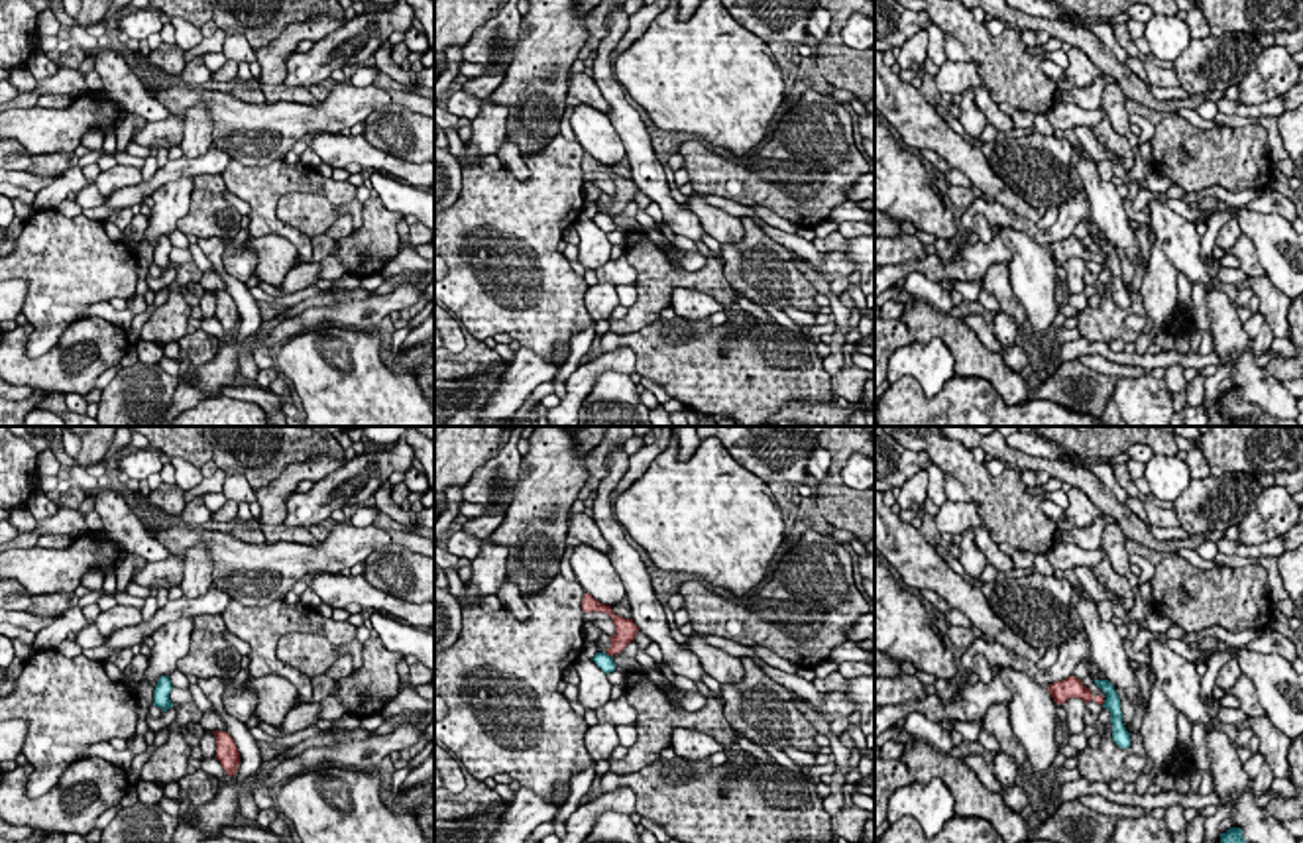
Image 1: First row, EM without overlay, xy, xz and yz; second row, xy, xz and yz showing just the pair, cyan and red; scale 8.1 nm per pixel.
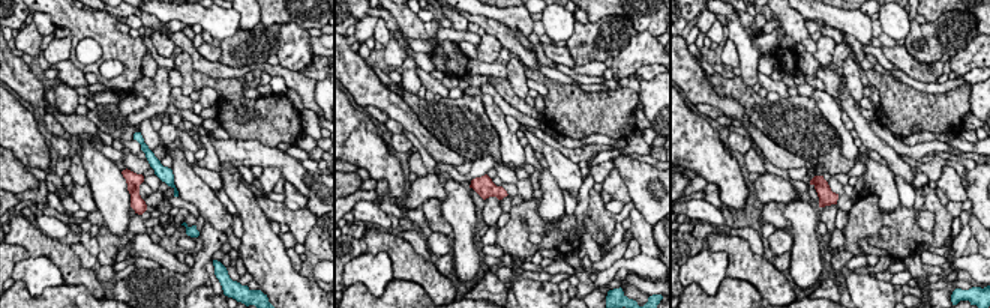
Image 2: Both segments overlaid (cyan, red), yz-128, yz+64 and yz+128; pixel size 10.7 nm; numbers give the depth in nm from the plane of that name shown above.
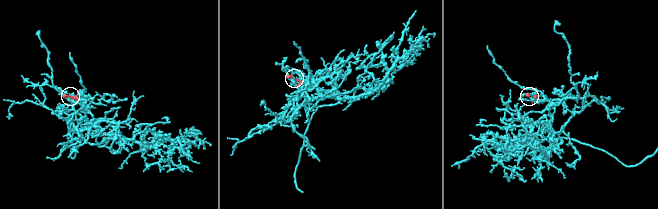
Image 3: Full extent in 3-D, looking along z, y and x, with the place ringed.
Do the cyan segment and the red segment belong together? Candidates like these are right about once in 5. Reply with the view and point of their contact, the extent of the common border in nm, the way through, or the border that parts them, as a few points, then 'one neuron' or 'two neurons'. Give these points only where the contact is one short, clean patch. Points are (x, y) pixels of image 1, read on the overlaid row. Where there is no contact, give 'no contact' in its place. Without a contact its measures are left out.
yz (1105, 702) | 60 nm | along yz (1105, 700), (1101, 704) | two neurons

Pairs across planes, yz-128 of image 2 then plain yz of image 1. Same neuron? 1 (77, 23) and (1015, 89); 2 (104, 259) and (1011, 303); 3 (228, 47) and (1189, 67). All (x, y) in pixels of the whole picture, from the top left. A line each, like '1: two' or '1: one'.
1: one
2: one
3: one

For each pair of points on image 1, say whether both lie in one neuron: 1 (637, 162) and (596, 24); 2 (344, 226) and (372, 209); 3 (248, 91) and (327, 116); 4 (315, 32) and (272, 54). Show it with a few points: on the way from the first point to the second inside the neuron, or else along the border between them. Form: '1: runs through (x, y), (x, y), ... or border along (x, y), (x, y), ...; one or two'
1: border along (608, 20), (606, 34), (596, 50); two
2: border along (354, 230), (337, 240); two
3: border along (228, 93), (248, 103), (264, 103); two
4: runs through (305, 32), (297, 32), (282, 48); one

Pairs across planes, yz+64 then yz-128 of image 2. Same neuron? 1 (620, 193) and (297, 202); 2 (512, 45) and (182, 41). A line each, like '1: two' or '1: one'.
1: one
2: one

